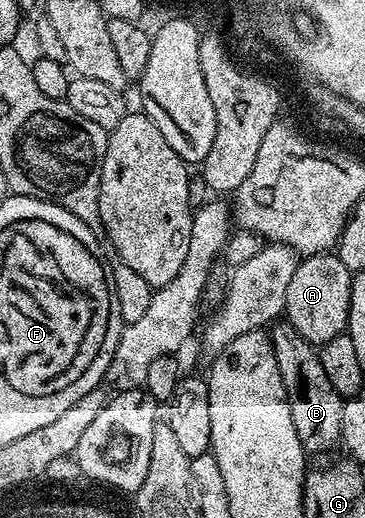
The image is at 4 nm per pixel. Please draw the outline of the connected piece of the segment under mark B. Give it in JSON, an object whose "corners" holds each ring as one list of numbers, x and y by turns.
{"corners":[[287,321,277,322,271,328,270,338,274,361,278,361,278,373,282,373,282,385,290,401,290,417,294,421,294,433,298,433,298,441,309,456,320,455,332,446,335,448,342,433,342,405,345,396,340,395,334,385,330,385,322,370,319,350]]}

